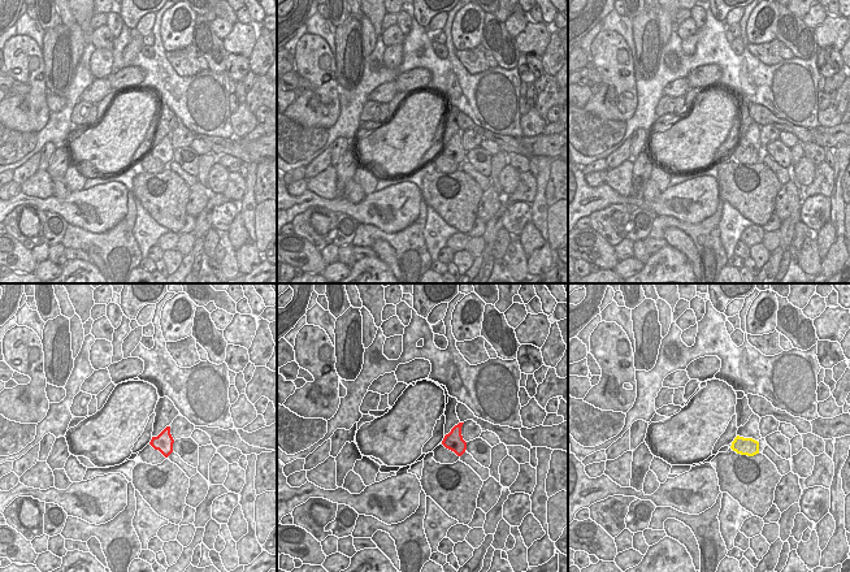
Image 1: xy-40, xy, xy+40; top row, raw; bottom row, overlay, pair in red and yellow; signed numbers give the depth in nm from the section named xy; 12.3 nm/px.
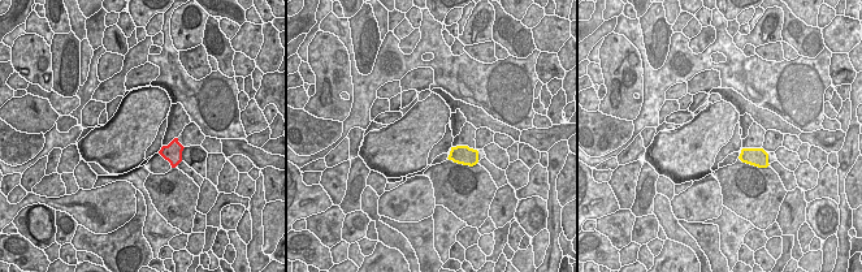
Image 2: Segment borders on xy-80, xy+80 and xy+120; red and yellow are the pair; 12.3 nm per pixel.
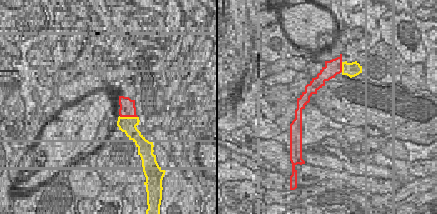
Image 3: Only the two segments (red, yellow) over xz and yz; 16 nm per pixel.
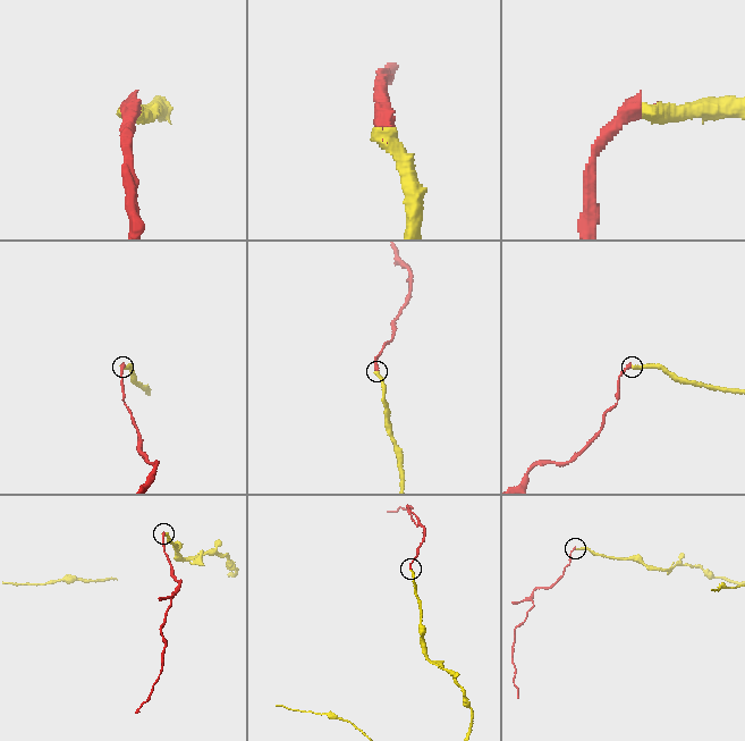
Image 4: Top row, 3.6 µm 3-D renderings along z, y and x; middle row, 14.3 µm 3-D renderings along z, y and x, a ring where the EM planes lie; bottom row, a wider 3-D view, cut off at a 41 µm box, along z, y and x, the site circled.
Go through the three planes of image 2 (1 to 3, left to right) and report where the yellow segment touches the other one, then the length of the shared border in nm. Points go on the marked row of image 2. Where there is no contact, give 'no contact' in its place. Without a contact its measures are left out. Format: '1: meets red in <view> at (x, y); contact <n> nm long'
1: no contact
2: no contact
3: no contact

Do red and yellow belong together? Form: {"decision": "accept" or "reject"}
{"decision": "reject"}

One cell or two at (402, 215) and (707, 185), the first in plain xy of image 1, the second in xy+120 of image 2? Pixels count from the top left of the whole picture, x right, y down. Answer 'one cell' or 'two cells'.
one cell

